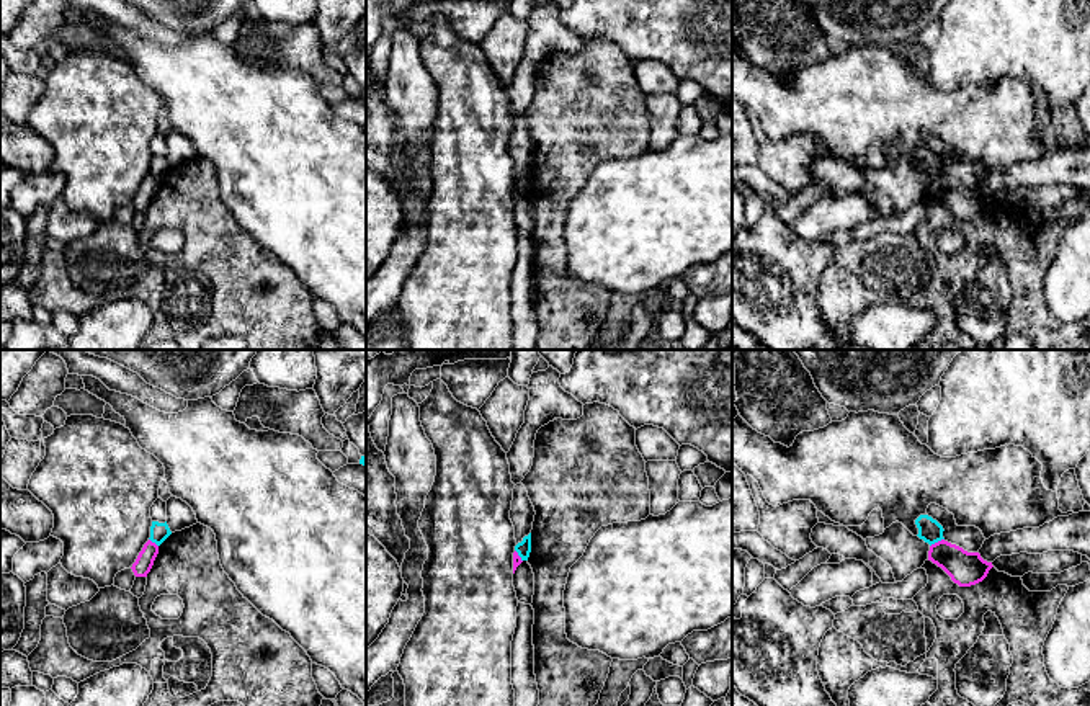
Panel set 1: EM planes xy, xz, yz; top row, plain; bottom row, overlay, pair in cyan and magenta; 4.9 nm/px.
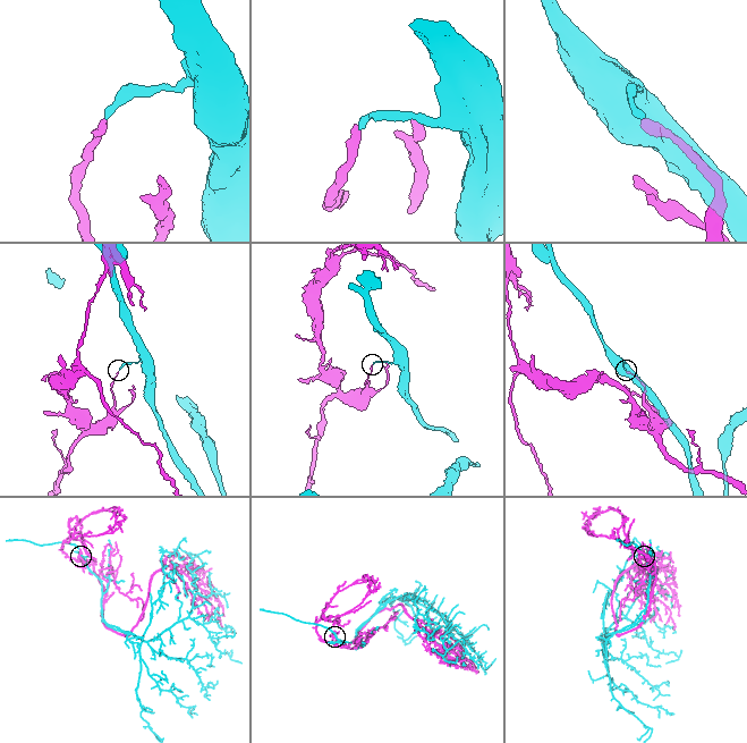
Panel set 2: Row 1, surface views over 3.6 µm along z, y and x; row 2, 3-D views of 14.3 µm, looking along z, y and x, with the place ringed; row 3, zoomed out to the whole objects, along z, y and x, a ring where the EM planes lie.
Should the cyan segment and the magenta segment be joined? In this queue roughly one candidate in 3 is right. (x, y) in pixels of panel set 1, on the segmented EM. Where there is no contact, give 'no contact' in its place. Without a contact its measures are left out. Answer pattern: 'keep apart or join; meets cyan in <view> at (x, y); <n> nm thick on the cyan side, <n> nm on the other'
keep apart; meets cyan in yz at (937, 541); 110 nm thick on the cyan side, 170 nm on the other

